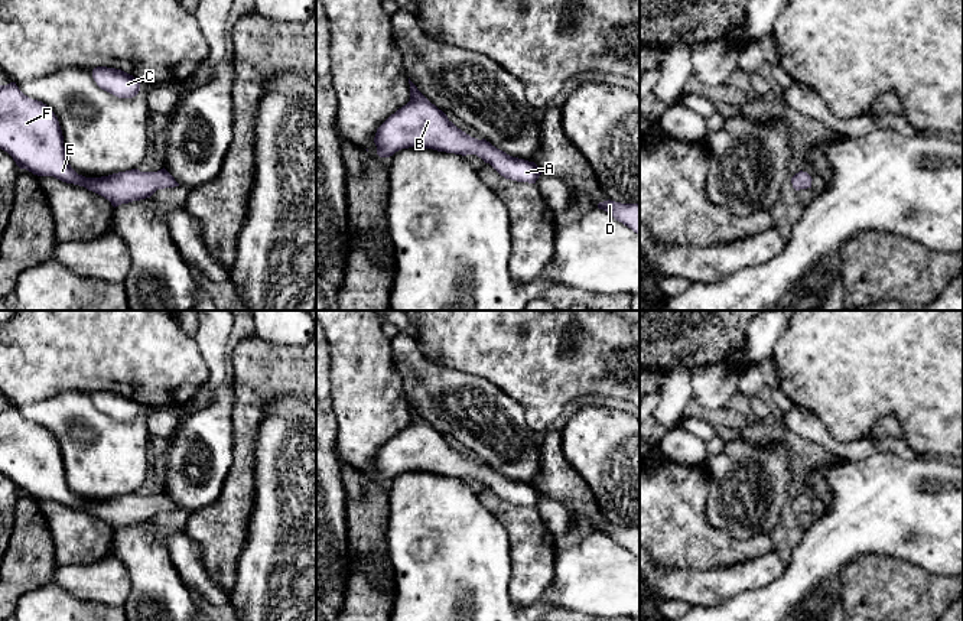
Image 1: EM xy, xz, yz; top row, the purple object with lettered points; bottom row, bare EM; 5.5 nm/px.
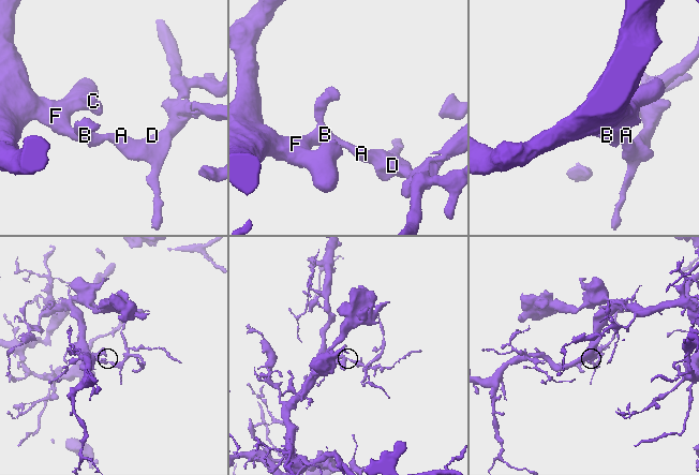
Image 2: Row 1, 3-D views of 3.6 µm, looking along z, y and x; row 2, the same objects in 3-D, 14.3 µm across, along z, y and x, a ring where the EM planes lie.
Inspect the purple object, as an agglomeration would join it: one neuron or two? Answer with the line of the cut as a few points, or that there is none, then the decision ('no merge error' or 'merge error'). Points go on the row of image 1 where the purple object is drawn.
cut none; no merge error

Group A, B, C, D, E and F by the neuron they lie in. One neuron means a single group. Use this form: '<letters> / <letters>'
A B C D E F

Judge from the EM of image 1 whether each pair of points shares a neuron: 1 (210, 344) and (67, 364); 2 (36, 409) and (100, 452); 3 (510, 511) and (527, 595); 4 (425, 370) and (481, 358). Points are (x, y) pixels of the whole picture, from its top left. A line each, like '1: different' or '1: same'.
1: different
2: same
3: same
4: different

